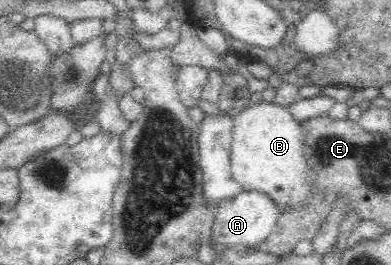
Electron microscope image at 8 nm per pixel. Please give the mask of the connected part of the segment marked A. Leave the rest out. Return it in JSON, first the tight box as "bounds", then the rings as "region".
{"bounds":[212,191,279,249],"region":[[[244,191],[234,199],[226,199],[216,207],[212,222],[212,247],[226,245],[227,248],[255,249],[274,231],[279,216],[276,204],[264,193]]]}

